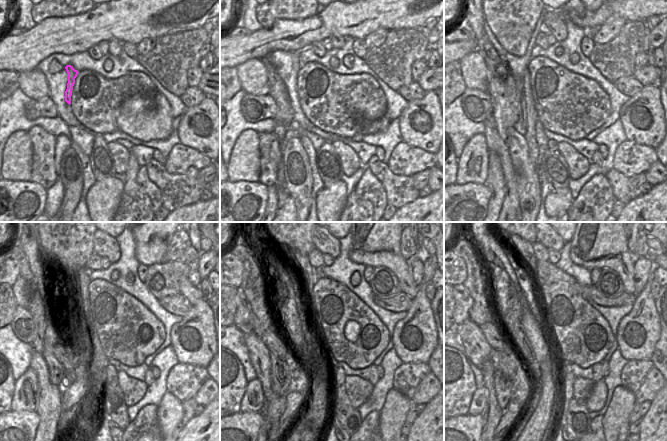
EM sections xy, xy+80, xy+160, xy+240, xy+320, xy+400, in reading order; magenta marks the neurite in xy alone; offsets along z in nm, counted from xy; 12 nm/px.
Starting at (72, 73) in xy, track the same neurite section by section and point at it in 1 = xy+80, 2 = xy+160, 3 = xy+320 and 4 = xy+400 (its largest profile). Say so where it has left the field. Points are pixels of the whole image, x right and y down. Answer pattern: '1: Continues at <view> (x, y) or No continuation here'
1: Continues at xy+80 (295, 60)
2: Continues at xy+160 (512, 18)
3: Continues at xy+320 (303, 242)
4: Continues at xy+400 (532, 242)

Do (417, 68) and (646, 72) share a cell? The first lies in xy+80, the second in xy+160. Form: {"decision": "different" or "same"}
{"decision": "different"}

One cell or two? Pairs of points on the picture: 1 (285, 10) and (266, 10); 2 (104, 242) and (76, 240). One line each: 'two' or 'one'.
1: one
2: two

